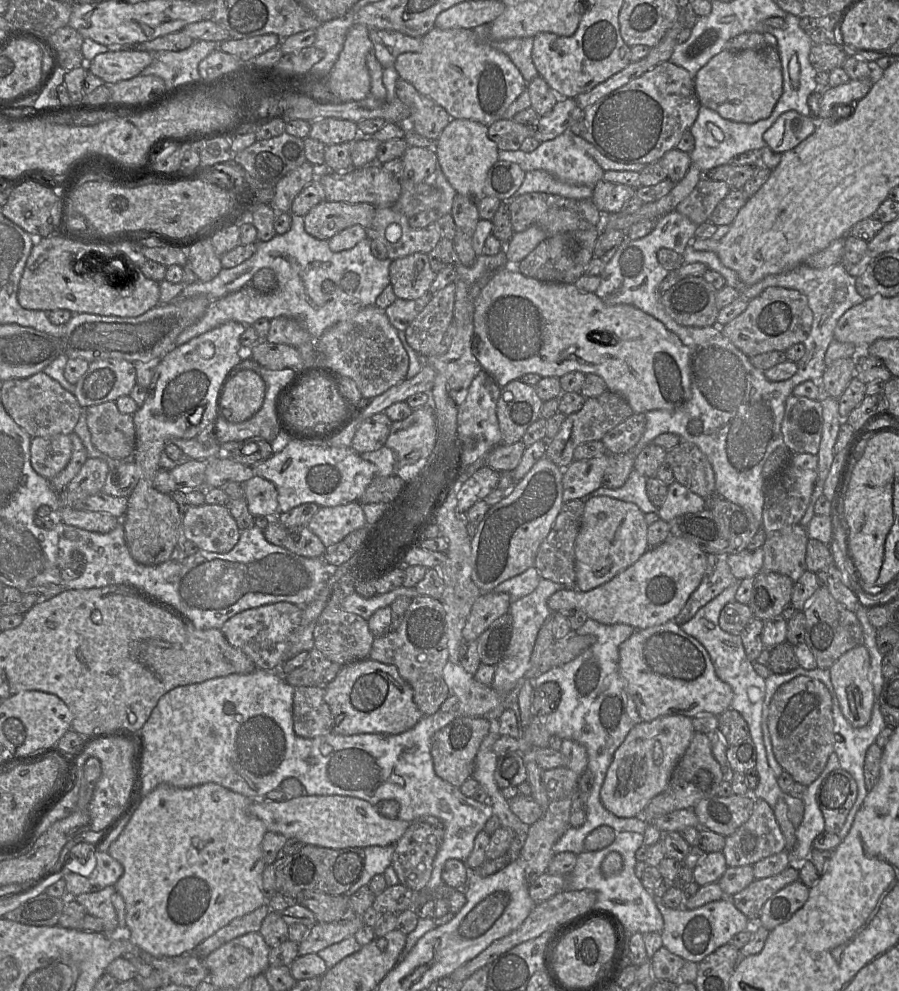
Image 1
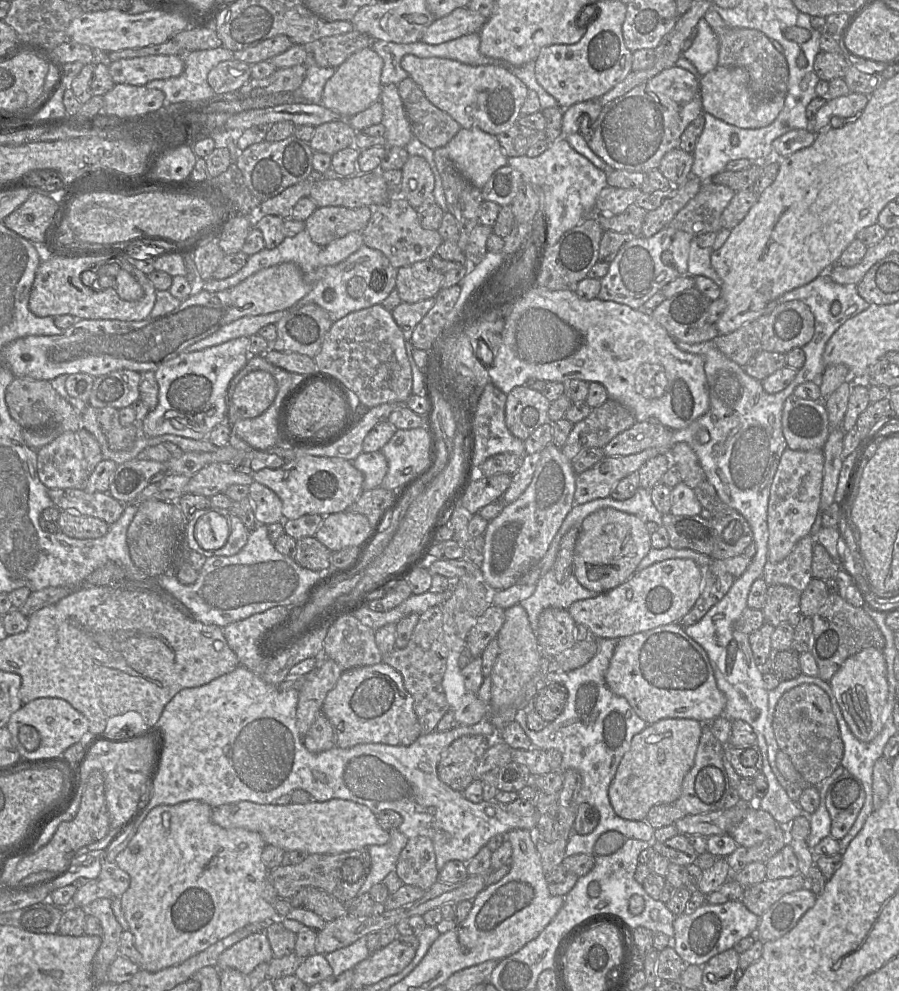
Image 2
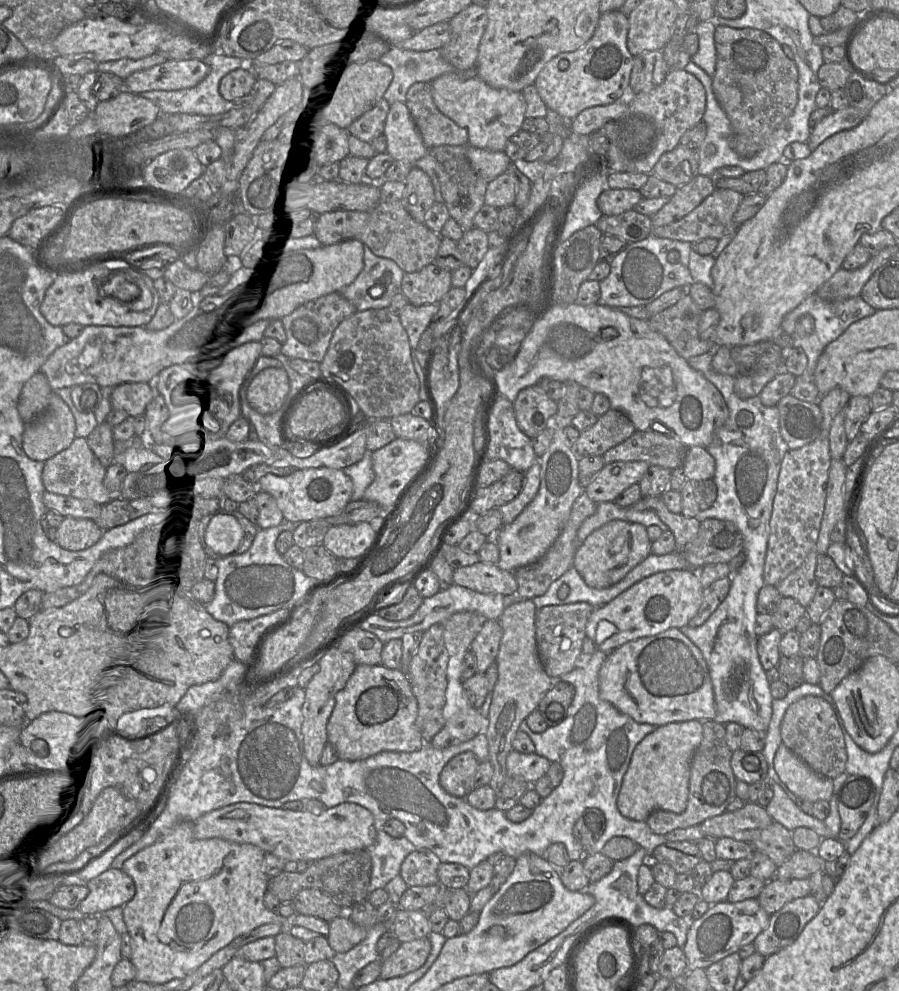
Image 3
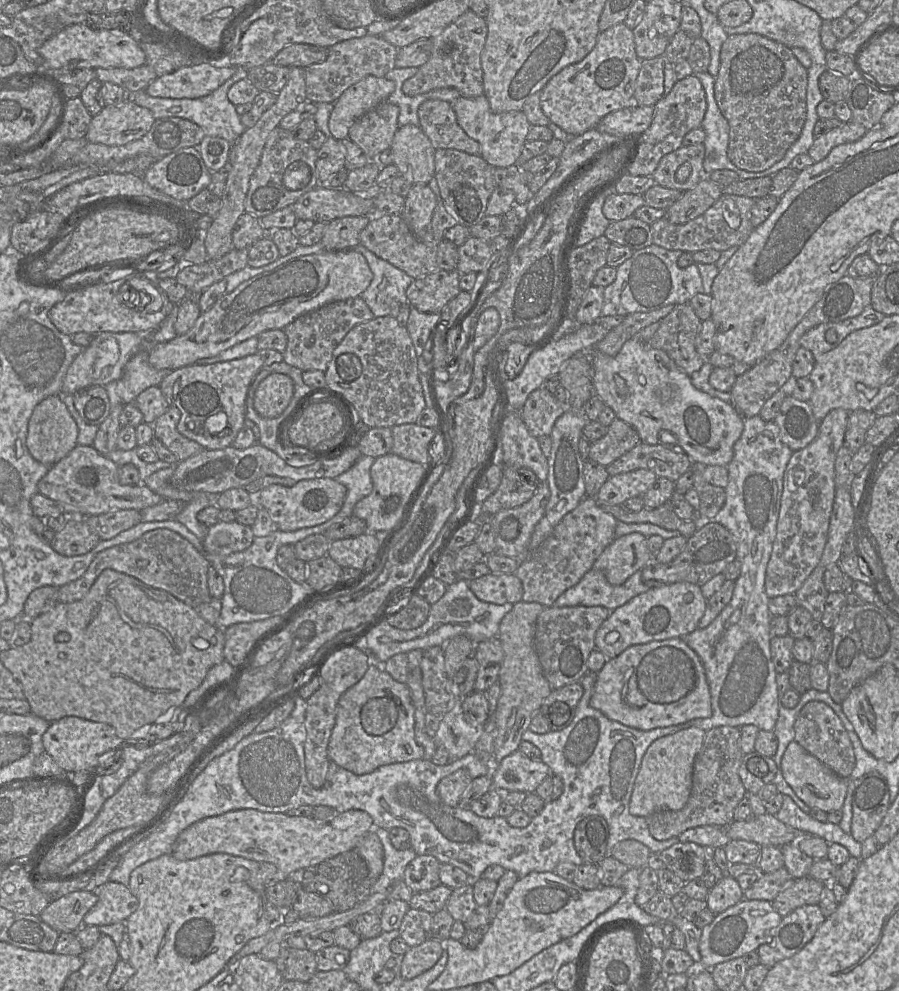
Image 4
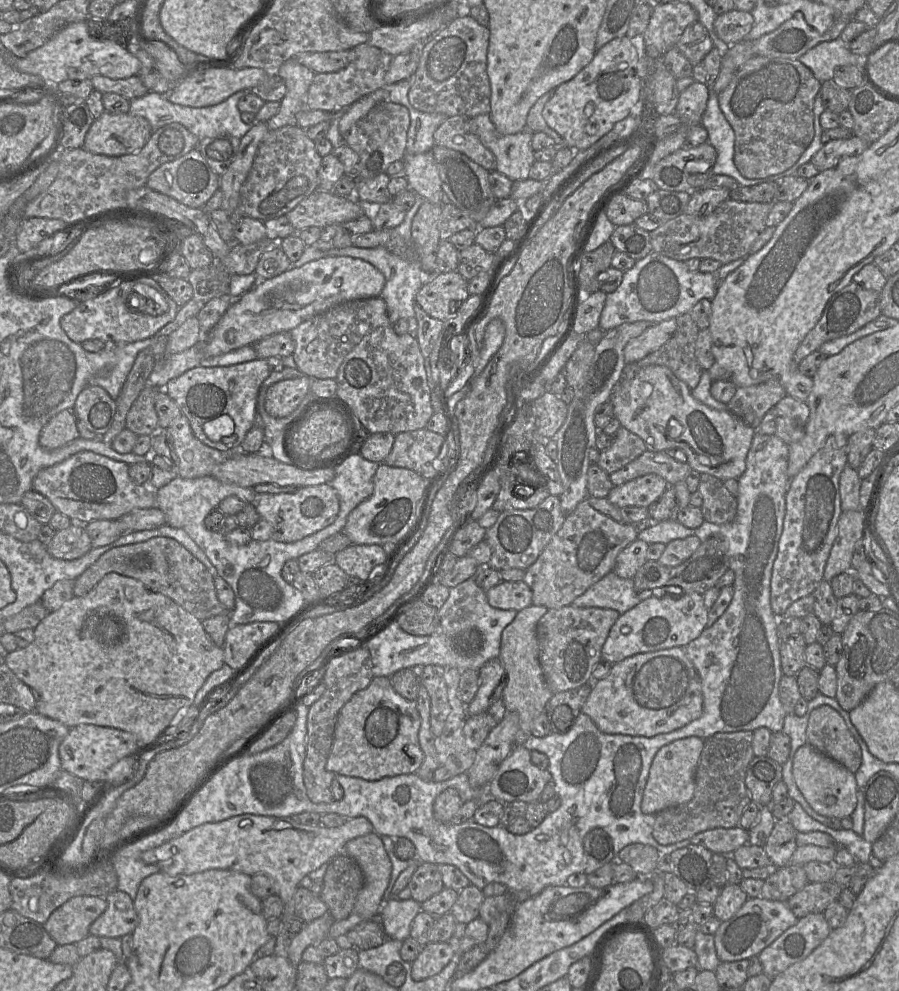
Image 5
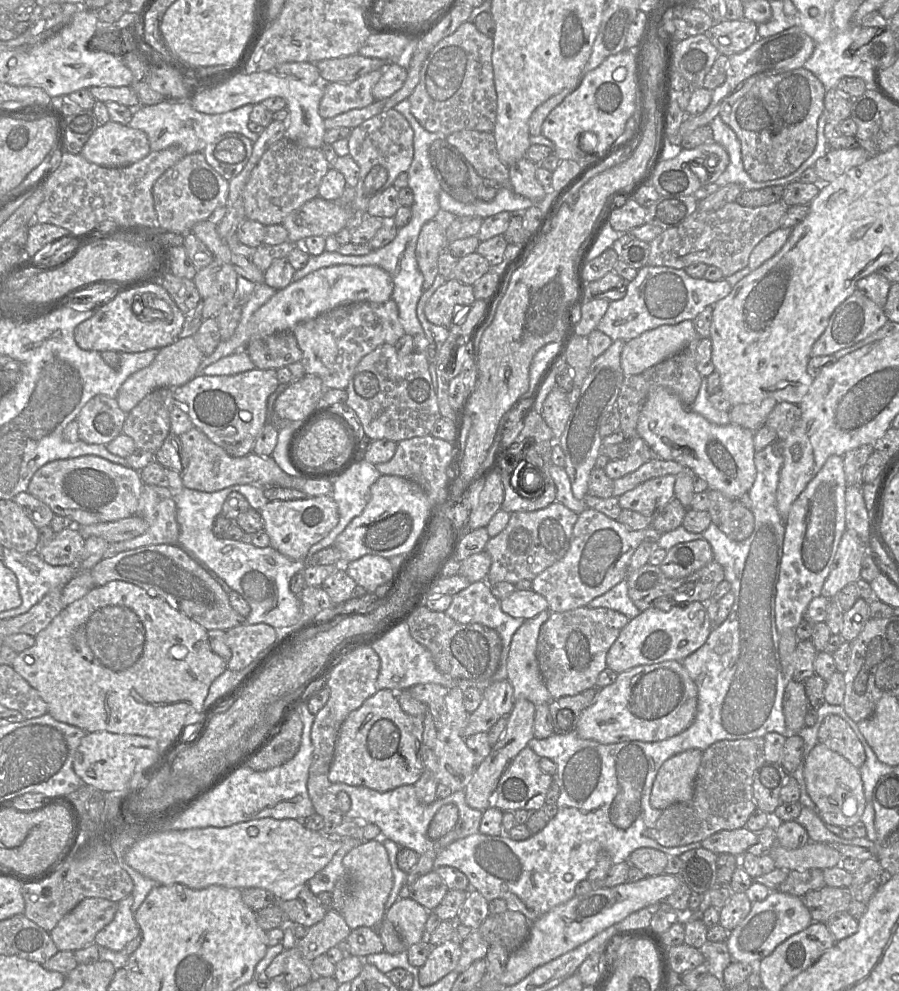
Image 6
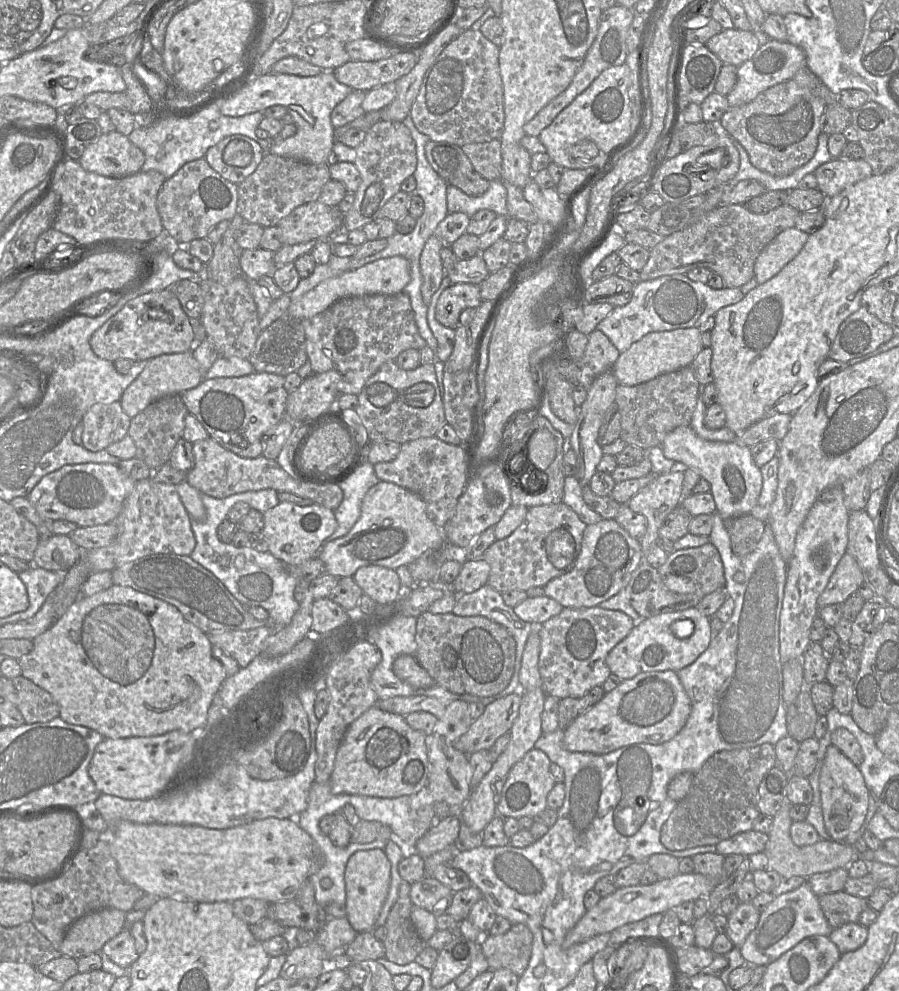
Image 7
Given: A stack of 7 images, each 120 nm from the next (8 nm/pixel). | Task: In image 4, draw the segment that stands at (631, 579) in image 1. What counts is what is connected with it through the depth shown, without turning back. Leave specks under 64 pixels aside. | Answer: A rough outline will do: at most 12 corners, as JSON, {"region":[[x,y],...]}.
{"region":[[689,582],[650,588],[611,612],[595,648],[632,645],[699,628],[706,601]]}

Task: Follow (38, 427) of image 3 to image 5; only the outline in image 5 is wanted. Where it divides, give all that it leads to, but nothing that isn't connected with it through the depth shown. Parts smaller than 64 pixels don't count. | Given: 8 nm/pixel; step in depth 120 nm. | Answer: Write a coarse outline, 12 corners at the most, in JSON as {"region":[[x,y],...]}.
{"region":[[72,410],[42,428],[39,444],[56,449],[80,437]]}

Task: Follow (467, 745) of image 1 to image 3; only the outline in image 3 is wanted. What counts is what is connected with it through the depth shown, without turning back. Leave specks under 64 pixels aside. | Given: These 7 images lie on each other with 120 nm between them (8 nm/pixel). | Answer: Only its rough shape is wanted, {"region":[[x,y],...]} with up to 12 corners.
{"region":[[470,751],[444,766],[440,785],[466,798],[480,761]]}

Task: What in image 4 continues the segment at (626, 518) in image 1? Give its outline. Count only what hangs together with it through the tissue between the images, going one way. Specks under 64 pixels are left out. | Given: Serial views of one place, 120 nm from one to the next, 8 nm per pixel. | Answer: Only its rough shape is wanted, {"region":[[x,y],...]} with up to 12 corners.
{"region":[[647,537],[615,538],[592,569],[621,585],[653,557]]}

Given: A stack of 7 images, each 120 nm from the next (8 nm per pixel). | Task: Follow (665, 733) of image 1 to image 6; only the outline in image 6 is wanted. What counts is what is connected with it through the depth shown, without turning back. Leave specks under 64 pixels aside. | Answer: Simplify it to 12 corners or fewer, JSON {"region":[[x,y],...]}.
{"region":[[702,752],[661,765],[649,799],[665,810],[692,798]]}

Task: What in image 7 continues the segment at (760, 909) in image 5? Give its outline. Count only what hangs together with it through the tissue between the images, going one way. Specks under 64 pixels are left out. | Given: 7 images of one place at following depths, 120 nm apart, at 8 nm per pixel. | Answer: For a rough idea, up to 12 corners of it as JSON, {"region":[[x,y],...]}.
{"region":[[808,884],[775,896],[739,948],[766,966],[833,928]]}

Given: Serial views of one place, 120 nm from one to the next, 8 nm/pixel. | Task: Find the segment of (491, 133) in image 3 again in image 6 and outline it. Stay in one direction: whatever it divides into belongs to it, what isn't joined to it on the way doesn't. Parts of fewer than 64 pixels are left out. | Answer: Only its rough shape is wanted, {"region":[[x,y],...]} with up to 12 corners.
{"region":[[525,156],[508,168],[511,189],[532,200],[547,192]]}

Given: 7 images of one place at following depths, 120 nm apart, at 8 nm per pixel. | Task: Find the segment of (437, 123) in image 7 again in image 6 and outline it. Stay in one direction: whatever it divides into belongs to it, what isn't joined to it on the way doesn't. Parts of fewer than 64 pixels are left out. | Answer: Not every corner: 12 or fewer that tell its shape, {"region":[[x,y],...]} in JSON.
{"region":[[470,21],[408,98],[427,131],[493,133],[493,38]]}

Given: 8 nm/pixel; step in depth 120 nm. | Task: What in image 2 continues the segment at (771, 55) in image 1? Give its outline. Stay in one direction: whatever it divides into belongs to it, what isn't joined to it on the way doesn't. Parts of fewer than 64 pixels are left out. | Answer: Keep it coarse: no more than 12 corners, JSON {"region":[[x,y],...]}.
{"region":[[741,67],[699,79],[702,109],[743,129],[770,125],[785,96],[760,99]]}

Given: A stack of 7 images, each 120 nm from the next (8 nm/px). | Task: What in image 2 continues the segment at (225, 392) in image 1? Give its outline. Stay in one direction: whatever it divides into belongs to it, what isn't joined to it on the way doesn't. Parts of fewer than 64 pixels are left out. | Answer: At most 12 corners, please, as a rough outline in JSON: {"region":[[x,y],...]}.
{"region":[[252,371],[235,386],[237,417],[251,419],[273,403],[277,383]]}

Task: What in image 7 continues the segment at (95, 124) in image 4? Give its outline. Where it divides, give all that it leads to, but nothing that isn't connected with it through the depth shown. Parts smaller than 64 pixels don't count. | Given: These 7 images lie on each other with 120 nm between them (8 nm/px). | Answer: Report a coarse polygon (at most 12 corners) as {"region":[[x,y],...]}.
{"region":[[102,134],[79,159],[88,172],[123,178],[145,155],[128,136]]}

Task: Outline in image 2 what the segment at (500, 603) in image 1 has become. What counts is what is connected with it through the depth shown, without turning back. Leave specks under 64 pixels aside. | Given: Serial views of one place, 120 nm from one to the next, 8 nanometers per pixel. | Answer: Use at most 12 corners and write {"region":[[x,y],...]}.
{"region":[[490,605],[470,629],[466,646],[482,655],[497,638],[505,610]]}

